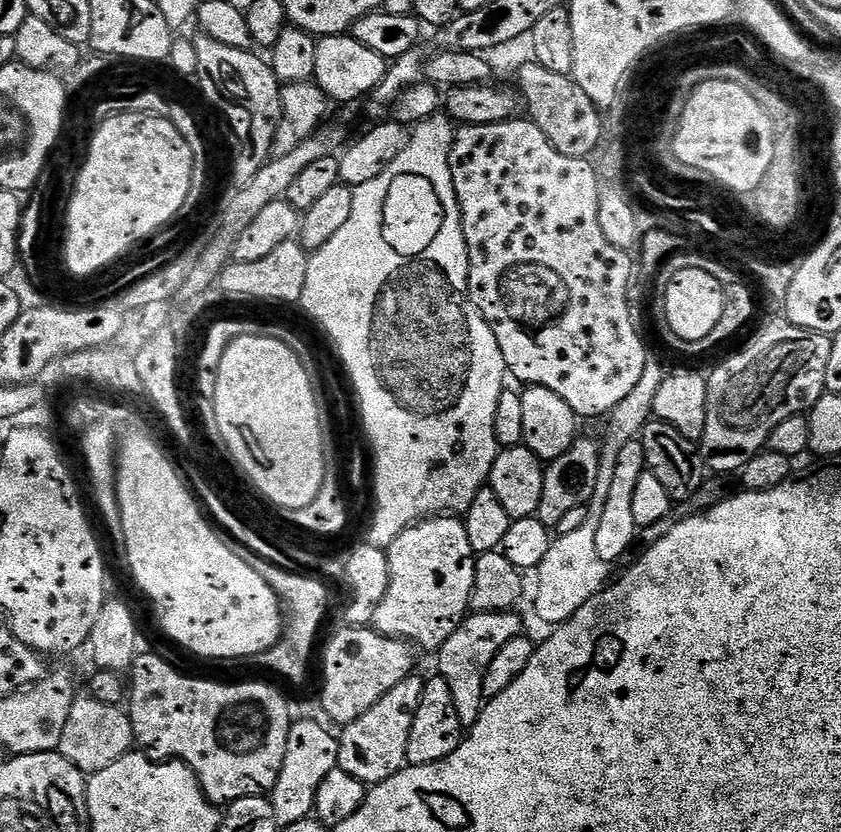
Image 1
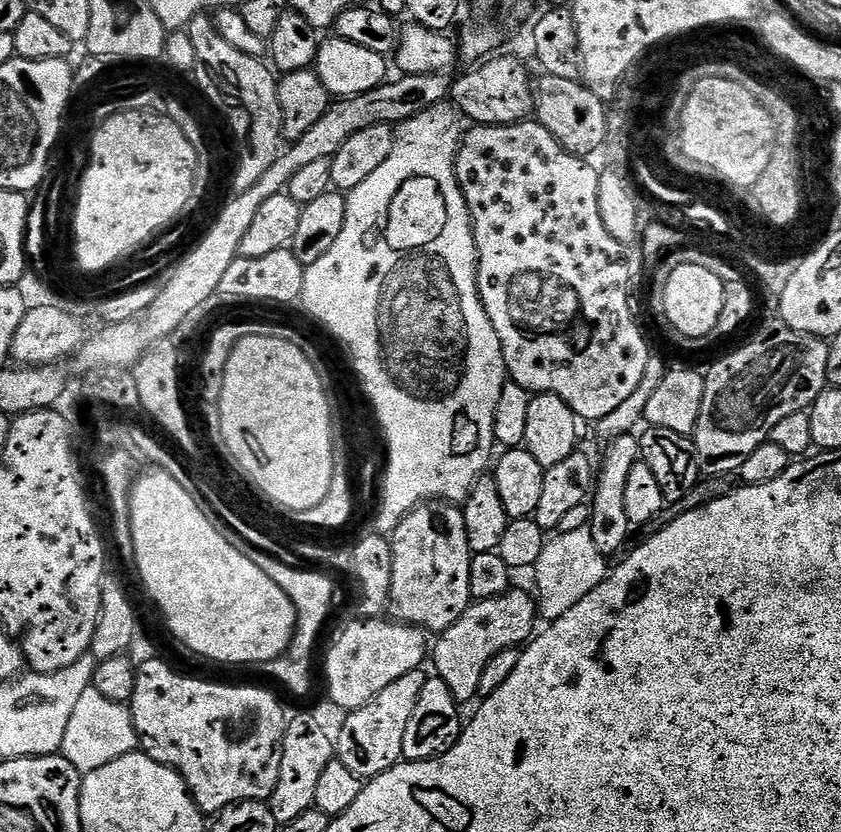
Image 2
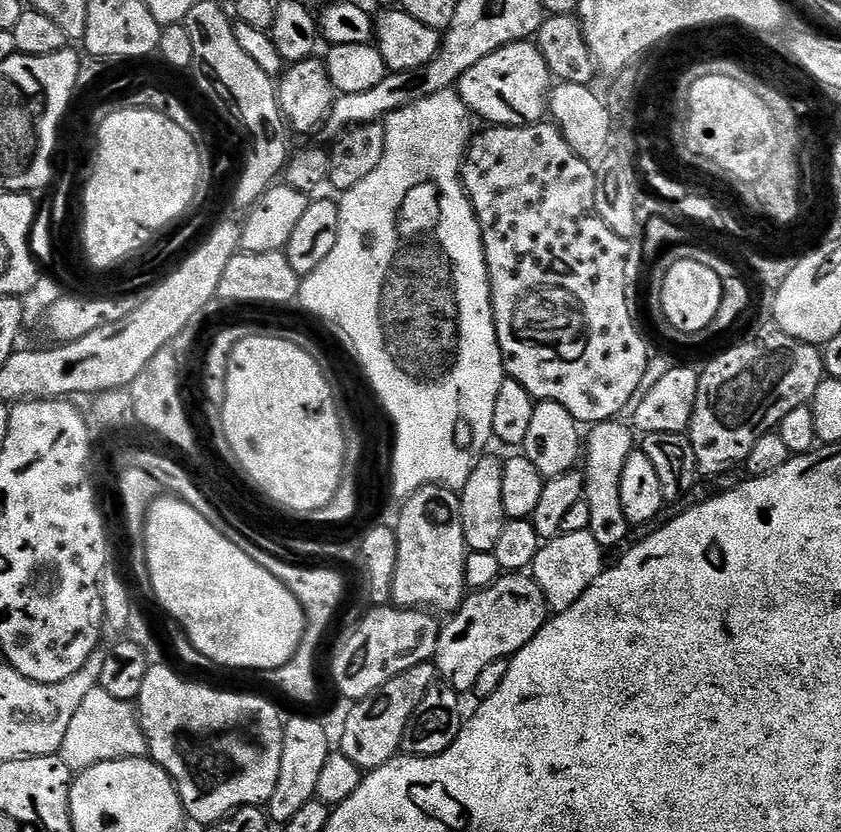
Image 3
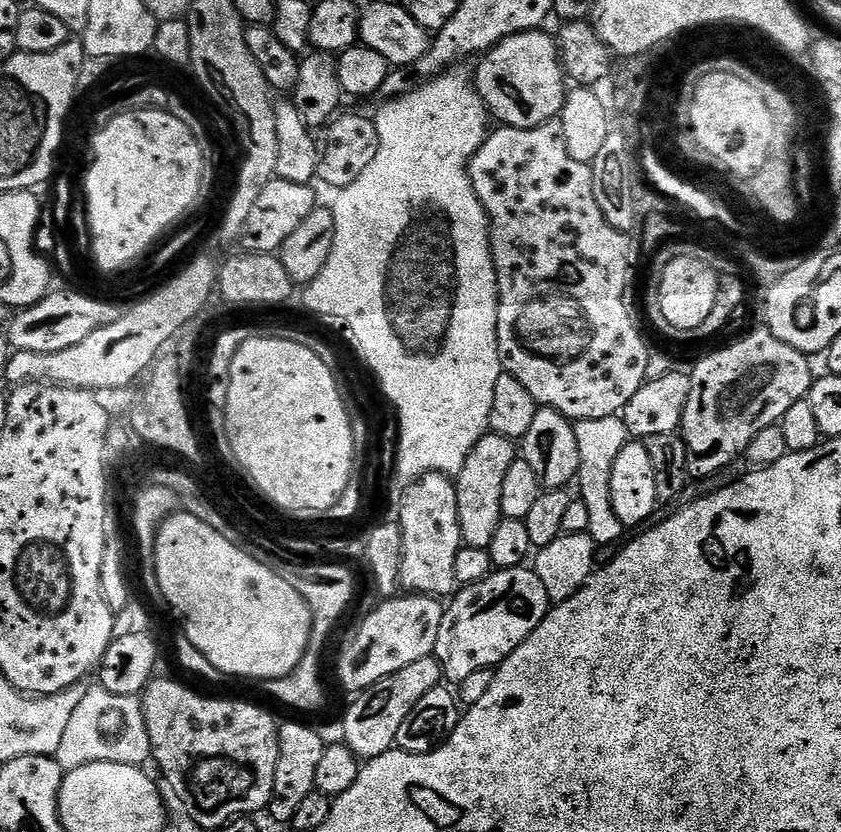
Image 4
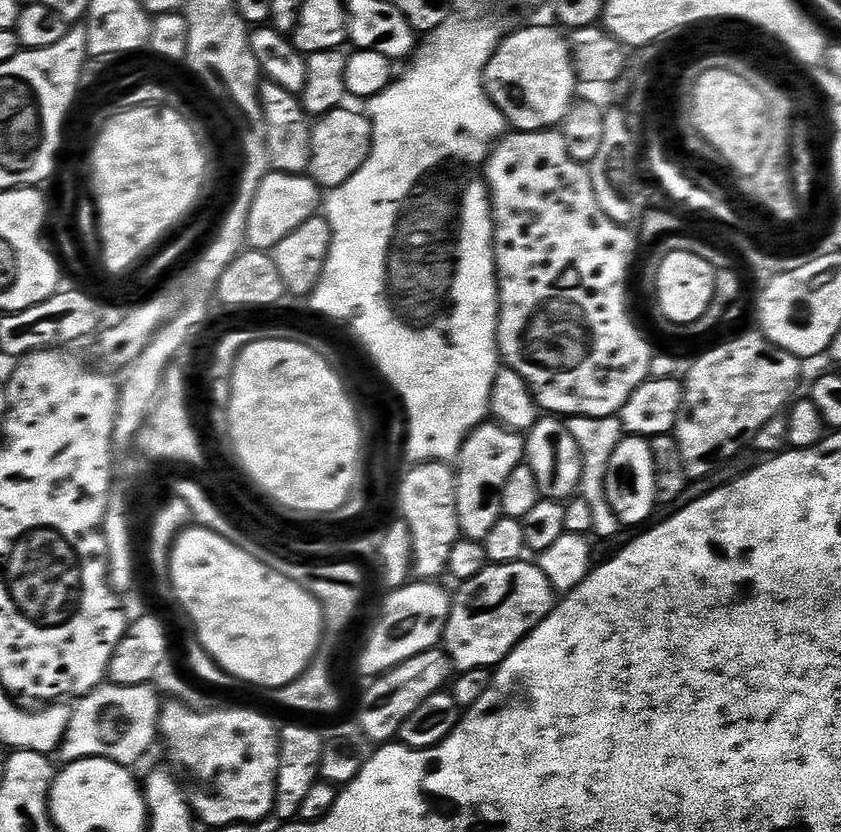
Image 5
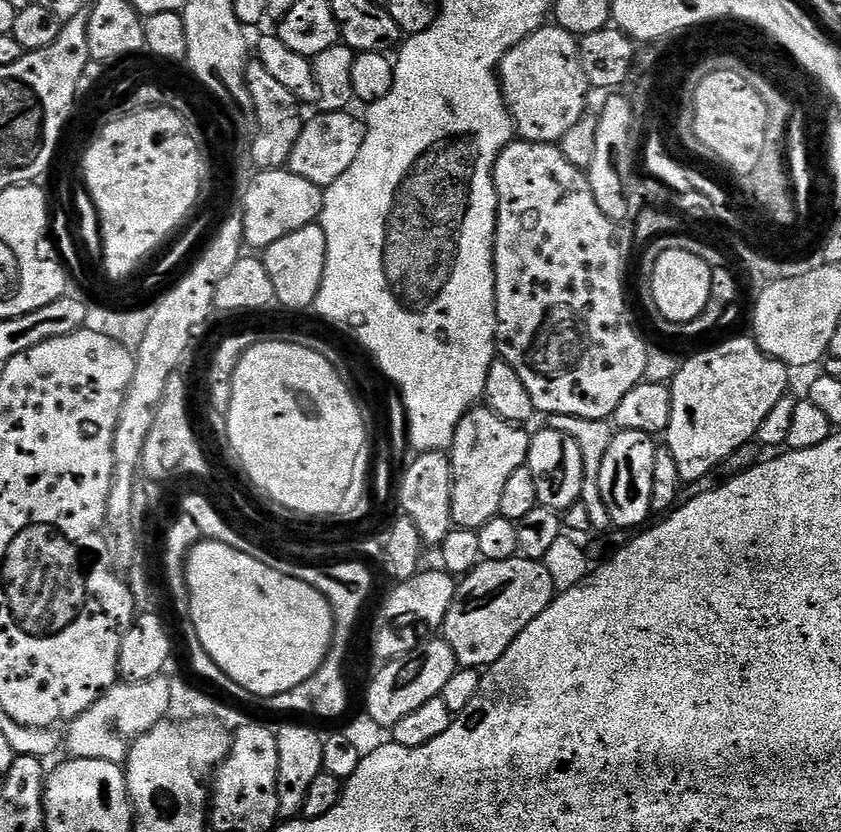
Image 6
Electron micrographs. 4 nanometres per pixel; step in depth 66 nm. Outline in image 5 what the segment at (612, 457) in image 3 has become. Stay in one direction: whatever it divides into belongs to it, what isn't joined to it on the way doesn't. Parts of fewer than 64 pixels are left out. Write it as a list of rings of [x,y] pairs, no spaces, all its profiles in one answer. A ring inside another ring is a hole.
[[[619,415],[607,416],[606,418],[590,418],[589,416],[569,416],[564,420],[566,430],[574,442],[578,442],[578,450],[582,458],[582,478],[580,479],[579,495],[590,506],[593,518],[592,532],[608,540],[622,531],[620,520],[614,514],[610,506],[610,498],[606,498],[606,470],[610,470],[610,458],[614,458],[614,450],[618,450],[620,441],[626,433]]]

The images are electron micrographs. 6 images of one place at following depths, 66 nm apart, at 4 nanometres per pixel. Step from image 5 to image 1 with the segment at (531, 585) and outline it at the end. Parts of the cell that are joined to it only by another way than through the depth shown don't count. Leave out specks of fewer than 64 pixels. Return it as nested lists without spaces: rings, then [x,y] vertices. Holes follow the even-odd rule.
[[[515,611],[507,612],[472,612],[464,617],[463,622],[446,638],[444,645],[438,649],[440,668],[438,675],[450,686],[450,694],[454,694],[454,710],[458,710],[458,718],[465,729],[478,722],[480,712],[486,703],[482,694],[482,682],[486,678],[486,670],[490,670],[490,662],[506,642],[521,635],[520,620]]]

